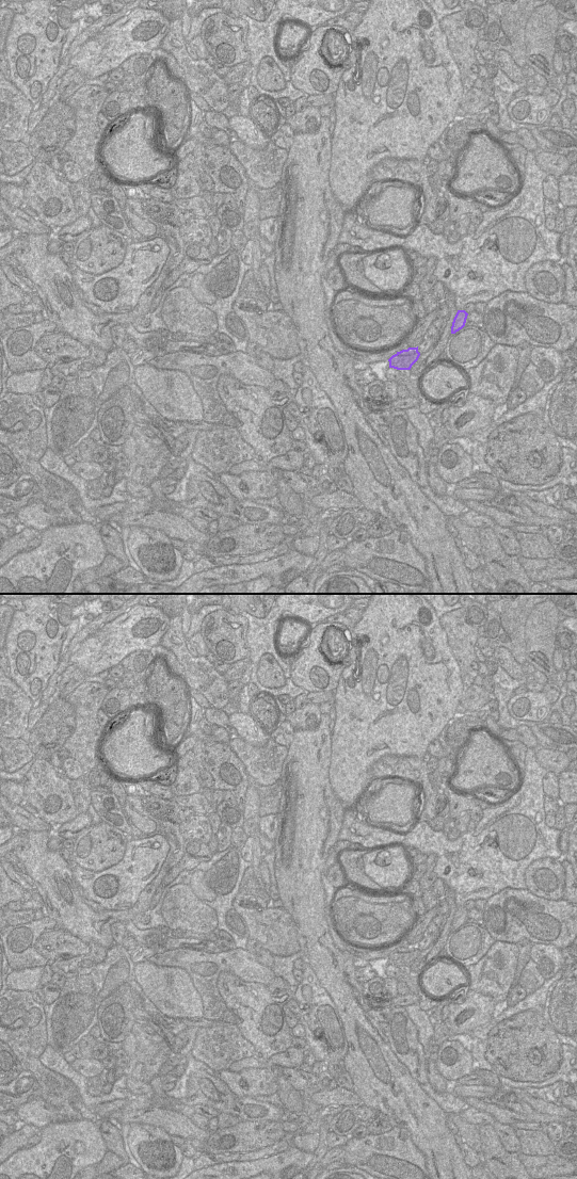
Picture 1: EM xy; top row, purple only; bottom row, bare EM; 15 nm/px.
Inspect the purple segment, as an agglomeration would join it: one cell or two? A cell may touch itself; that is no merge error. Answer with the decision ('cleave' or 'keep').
cleave

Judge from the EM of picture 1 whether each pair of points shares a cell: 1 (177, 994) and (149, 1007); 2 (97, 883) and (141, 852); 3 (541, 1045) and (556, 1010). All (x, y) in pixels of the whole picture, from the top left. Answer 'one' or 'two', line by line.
1: two
2: one
3: two

